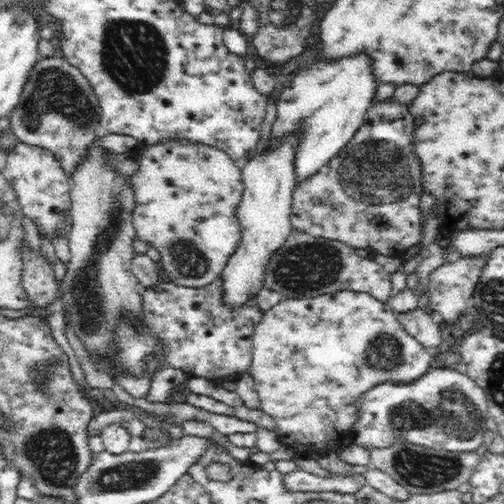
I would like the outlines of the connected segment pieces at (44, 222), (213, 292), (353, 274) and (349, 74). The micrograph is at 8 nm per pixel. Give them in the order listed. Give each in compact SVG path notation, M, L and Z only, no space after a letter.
M18 143L7 154L1 173L11 184L12 190L16 191L25 216L33 222L40 238L48 238L53 242L54 237L68 236L70 224L66 220L70 217L72 181L50 151L39 146Z
M223 278L203 287L180 286L165 279L142 294L143 321L150 332L165 343L166 365L193 377L224 380L249 370L255 327L260 322L256 296L245 306L228 307L223 295Z
M293 229L286 242L272 255L265 268L268 290L276 290L288 298L309 298L337 291L350 290L367 293L387 303L394 296L390 275L377 259L366 259L356 254L350 245L328 238L314 238Z
M358 52L336 62L318 62L312 68L302 70L292 80L290 88L282 90L270 134L272 139L284 139L297 127L306 127L302 130L302 140L295 156L296 184L316 174L352 140L373 105L372 98L378 84L372 78L374 62L366 52Z

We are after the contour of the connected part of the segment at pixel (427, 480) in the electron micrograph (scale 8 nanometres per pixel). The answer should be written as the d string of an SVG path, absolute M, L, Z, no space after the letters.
M410 442L389 447L369 449L371 467L382 469L399 482L412 495L418 493L436 494L444 490L454 490L467 482L478 464L477 450L471 453L453 453L449 450L434 450Z

